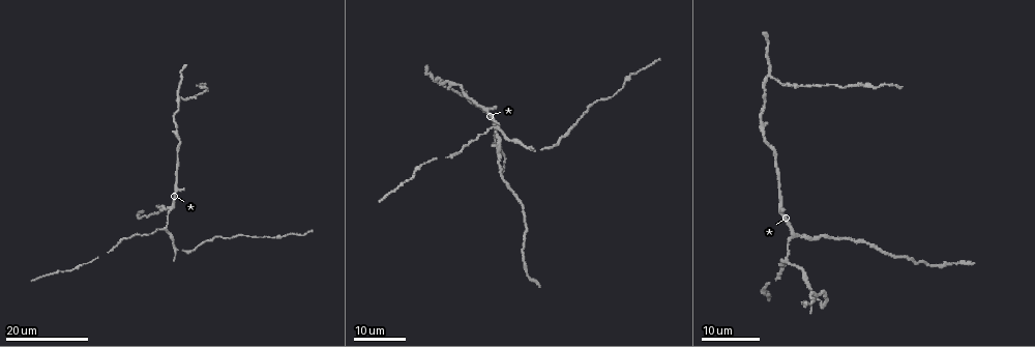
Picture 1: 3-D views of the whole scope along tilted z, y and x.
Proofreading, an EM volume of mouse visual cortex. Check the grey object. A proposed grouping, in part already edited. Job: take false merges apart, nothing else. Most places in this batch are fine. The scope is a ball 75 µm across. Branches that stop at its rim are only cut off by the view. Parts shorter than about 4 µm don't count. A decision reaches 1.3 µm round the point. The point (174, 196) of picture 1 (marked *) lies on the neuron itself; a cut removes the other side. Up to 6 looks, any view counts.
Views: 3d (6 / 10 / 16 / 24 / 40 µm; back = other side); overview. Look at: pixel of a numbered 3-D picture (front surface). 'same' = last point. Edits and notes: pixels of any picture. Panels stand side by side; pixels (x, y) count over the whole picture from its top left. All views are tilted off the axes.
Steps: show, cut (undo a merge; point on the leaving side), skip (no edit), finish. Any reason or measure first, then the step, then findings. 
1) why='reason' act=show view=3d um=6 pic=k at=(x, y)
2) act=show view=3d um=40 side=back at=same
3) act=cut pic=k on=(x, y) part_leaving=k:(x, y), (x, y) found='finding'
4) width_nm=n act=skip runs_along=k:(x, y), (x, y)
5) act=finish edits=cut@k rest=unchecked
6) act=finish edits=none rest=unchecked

why='three-way junction' act=show view=3d um=24 pic=1 at=(789, 262)

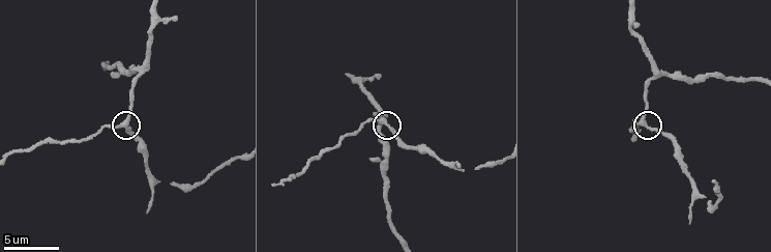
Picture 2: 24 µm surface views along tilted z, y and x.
act=show view=3d um=10 pic=2 at=(643, 122)

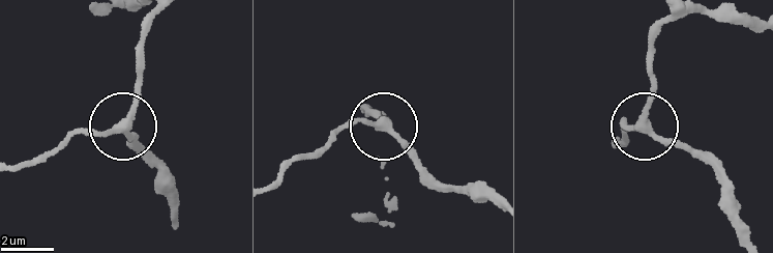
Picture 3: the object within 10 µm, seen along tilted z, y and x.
side_arm_um=40 act=skip runs_along=3:(152, 18), (141, 47), (141, 92), (129, 120), (70, 136) found='one neuron here'

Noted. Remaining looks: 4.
why='three-way junction' act=show view=3d um=10 pic=2 at=(140, 72)

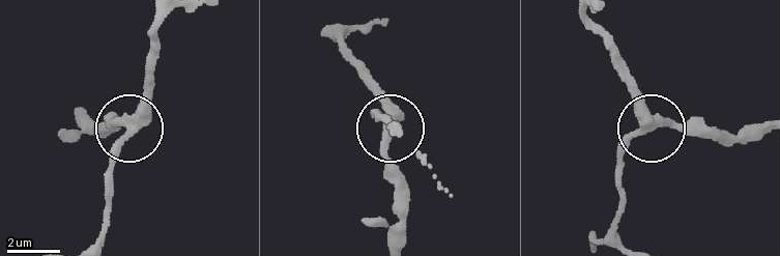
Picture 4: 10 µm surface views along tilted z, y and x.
why='from behind' act=show view=3d um=10 side=back pic=4 at=(131, 126)

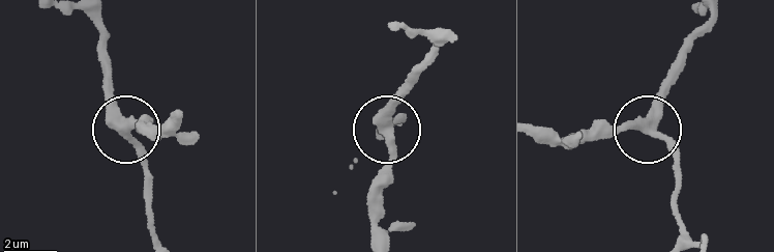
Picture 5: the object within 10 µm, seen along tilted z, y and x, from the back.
width_nm=340 act=skip runs_along=5:(420, 71), (386, 123), (389, 177), (381, 210) found='continuous, no second neuron'

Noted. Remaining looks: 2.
why='narrows sharply' act=show view=3d um=16 pic=1 at=(194, 96)

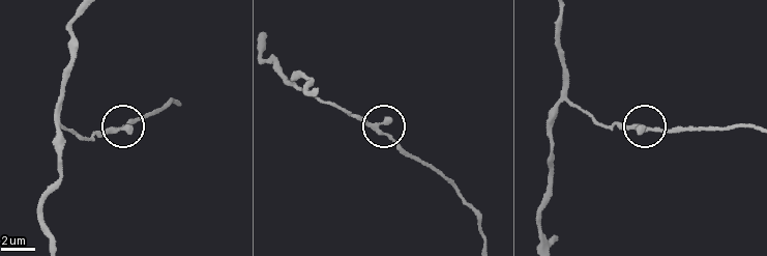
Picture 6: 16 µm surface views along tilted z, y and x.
act=show view=3d um=6 pic=6 at=(653, 128)

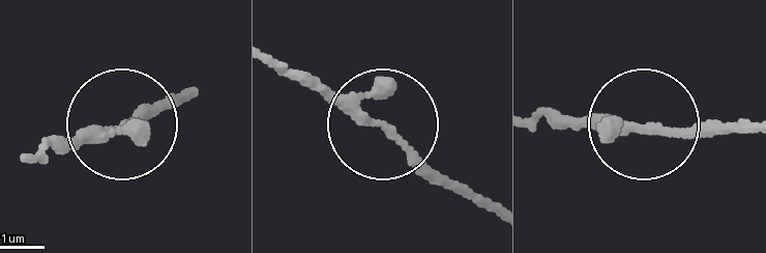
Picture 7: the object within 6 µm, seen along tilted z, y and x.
width_nm=180 act=skip runs_along=7:(533, 117), (706, 135), (743, 128) found='one neuron here'

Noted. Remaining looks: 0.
act=finish edits=none rest=unchecked

